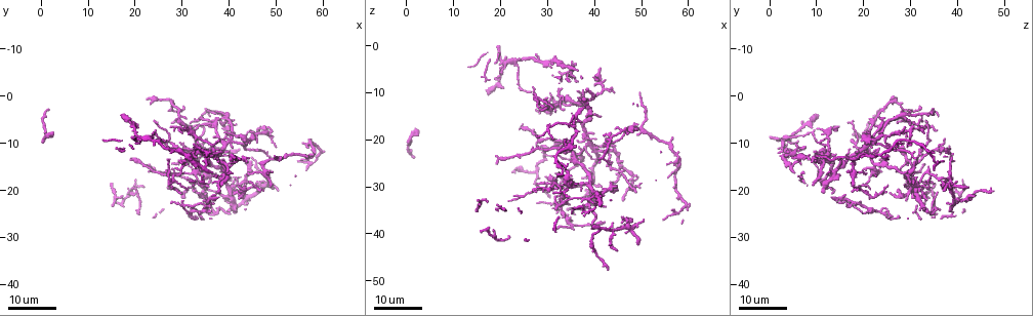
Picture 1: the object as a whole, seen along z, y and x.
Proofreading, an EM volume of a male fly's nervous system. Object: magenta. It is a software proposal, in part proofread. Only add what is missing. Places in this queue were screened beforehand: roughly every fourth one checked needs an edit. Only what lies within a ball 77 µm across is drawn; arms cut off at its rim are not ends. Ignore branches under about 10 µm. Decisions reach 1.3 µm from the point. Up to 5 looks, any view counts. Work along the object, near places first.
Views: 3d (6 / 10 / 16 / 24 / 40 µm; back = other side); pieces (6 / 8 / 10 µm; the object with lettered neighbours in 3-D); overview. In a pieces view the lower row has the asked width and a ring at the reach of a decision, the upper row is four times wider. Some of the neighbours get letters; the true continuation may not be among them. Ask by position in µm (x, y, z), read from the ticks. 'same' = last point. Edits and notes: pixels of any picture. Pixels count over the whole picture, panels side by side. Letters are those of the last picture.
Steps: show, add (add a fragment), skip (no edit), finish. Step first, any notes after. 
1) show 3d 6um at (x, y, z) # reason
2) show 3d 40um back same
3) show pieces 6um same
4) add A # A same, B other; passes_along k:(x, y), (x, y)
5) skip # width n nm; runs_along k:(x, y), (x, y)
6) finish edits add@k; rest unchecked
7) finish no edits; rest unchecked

show 3d 24um at (44.5, 14.5, 31.0) # an open end

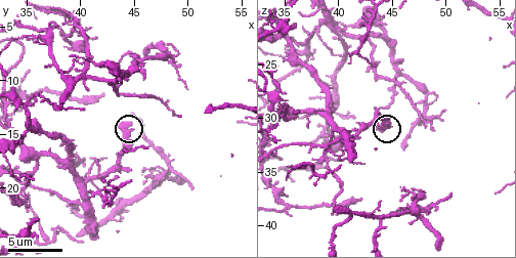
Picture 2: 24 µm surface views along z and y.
show pieces 6um same

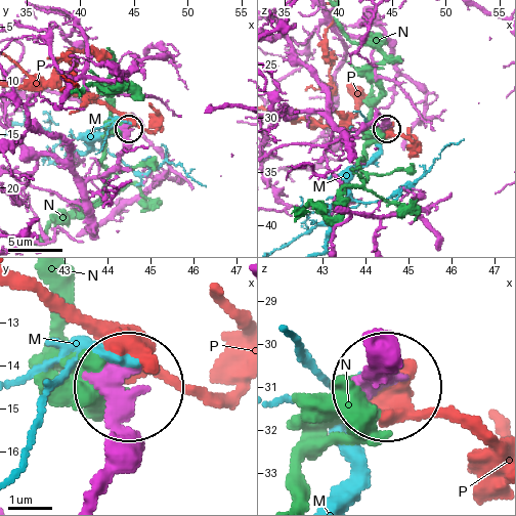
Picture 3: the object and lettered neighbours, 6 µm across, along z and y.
skip # M other, N other, P other; no lettered fragment goes on from it

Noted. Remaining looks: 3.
show 3d 24um at (15.5, 18.5, 35.5) # thick end

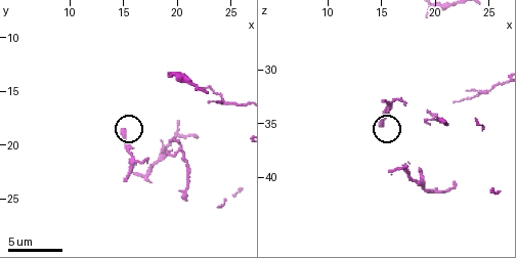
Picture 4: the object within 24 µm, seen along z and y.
show pieces 8um at (15.0, 18.8, 35.0)

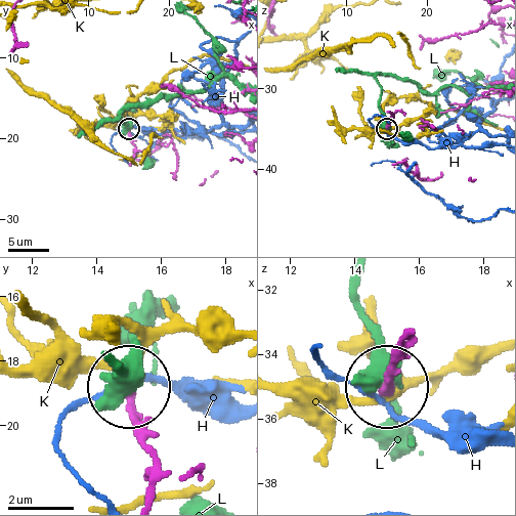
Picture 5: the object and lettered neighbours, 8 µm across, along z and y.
skip # H other, K other, L other; no lettered fragment goes on from it

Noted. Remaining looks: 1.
finish no edits; rest unchecked

